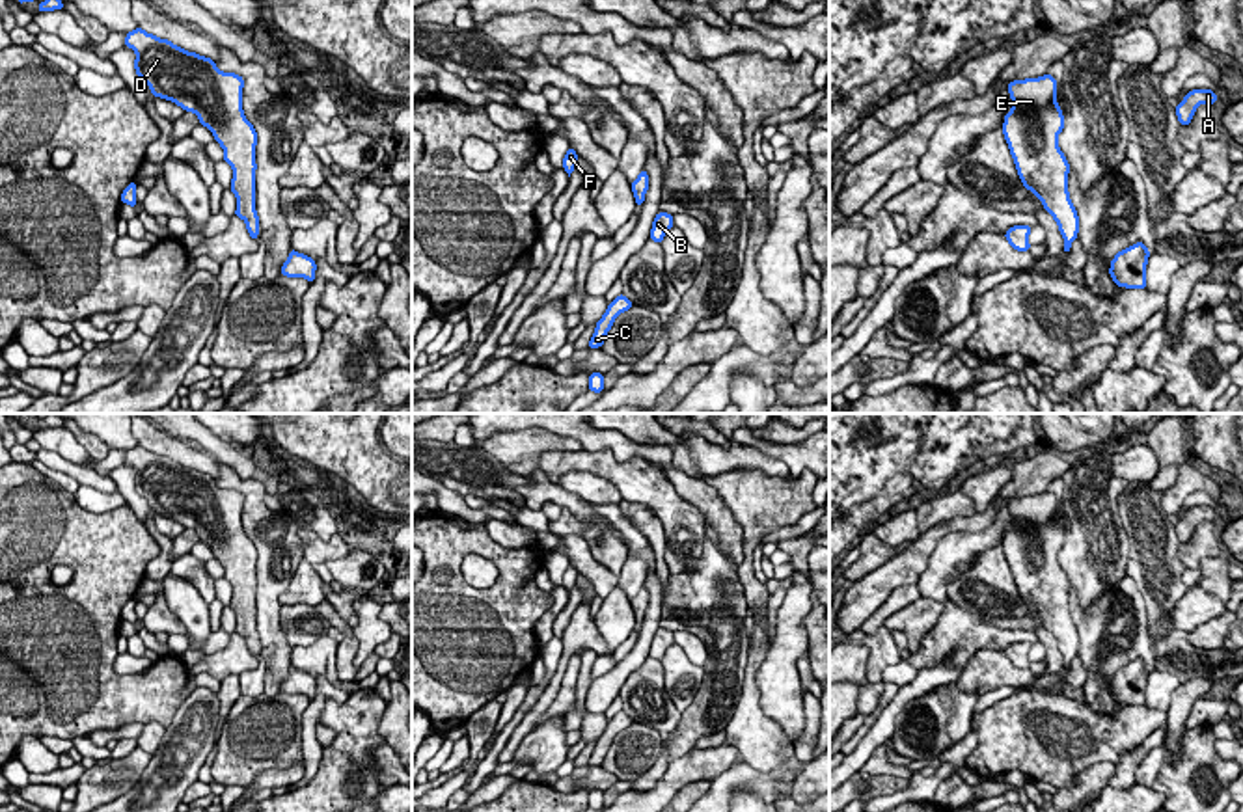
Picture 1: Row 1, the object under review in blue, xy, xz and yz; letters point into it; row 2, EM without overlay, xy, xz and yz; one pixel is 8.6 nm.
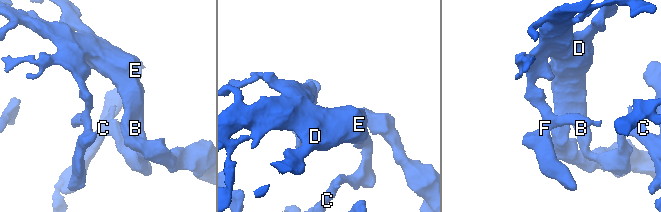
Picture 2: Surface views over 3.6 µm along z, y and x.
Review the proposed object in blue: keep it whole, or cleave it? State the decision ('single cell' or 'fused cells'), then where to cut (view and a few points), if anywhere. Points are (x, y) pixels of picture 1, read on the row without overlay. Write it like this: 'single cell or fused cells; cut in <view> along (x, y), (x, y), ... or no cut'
single cell; no cut

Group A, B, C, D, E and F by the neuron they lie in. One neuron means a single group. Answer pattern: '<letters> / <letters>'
A B C D E F

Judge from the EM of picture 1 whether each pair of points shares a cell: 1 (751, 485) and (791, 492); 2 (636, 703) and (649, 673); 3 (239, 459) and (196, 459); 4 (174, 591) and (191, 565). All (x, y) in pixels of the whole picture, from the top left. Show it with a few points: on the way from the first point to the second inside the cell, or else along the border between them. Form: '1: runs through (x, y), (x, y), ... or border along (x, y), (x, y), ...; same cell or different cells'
1: runs through (761, 492), (781, 492); same cell
2: runs through (643, 695), (647, 680); same cell
3: border along (205, 451), (218, 462); different cells
4: border along (170, 570), (185, 578), (207, 604); different cells

